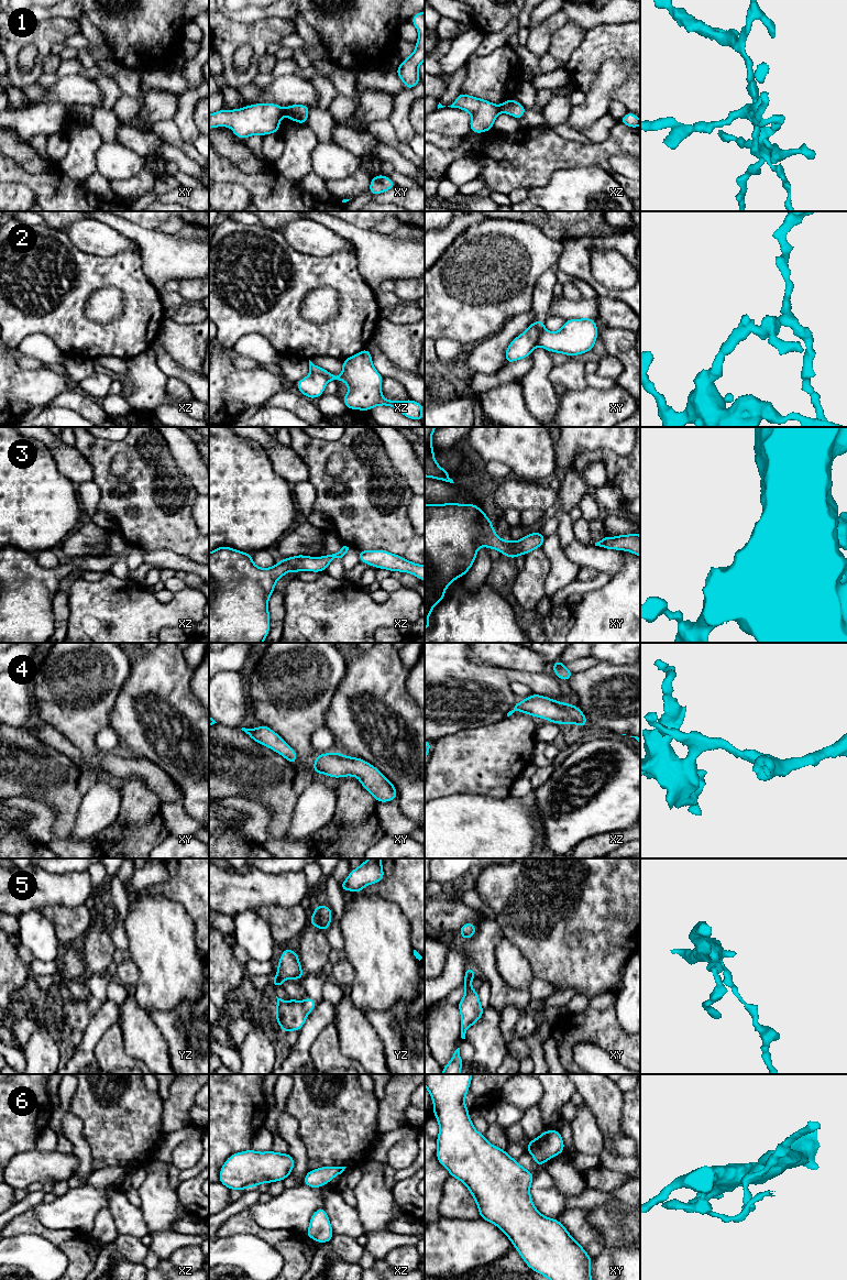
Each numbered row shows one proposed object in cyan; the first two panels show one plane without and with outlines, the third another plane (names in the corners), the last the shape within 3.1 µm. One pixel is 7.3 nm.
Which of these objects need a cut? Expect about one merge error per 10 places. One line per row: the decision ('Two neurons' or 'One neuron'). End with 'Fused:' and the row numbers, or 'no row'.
1: Two neurons
2: Two neurons
3: One neuron
4: One neuron
5: One neuron
6: One neuron
Fused: 1, 2

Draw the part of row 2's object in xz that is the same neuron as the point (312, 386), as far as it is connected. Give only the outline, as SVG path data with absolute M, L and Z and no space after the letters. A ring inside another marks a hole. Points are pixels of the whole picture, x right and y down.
M311 373L298 381L297 390L301 392L308 398L317 398L323 394L326 384L329 379L318 373Z

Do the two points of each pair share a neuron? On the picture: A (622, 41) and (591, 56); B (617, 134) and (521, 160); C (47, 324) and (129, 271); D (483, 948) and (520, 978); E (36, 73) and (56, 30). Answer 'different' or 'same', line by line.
A: same
B: same
C: same
D: different
E: same

